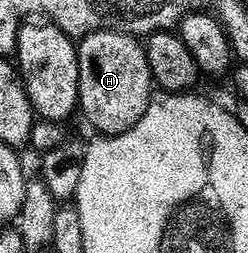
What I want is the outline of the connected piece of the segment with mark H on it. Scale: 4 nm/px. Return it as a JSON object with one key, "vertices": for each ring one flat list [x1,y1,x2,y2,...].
{"vertices":[[98,28,78,41,79,53,79,103,78,111,96,128,96,133,105,136,116,136,129,130,145,114,153,95,153,81,147,49,130,32,120,32,117,28]]}

